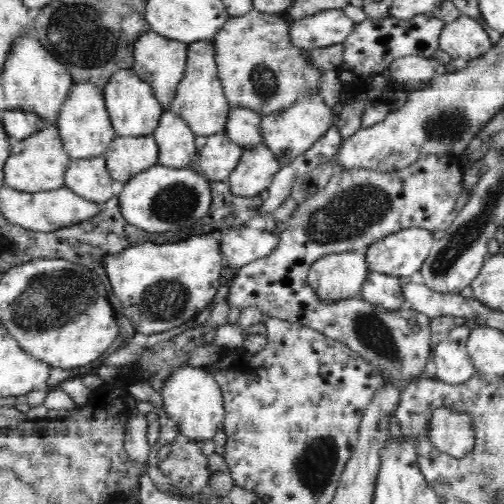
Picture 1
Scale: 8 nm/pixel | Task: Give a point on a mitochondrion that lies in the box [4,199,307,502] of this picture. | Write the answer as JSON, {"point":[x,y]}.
{"point":[50,301]}

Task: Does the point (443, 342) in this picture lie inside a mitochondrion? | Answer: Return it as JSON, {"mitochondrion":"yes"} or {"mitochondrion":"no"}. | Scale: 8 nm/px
{"mitochondrion":"no"}

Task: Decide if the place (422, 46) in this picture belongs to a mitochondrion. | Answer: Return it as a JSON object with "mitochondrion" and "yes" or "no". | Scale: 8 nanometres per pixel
{"mitochondrion":"no"}

